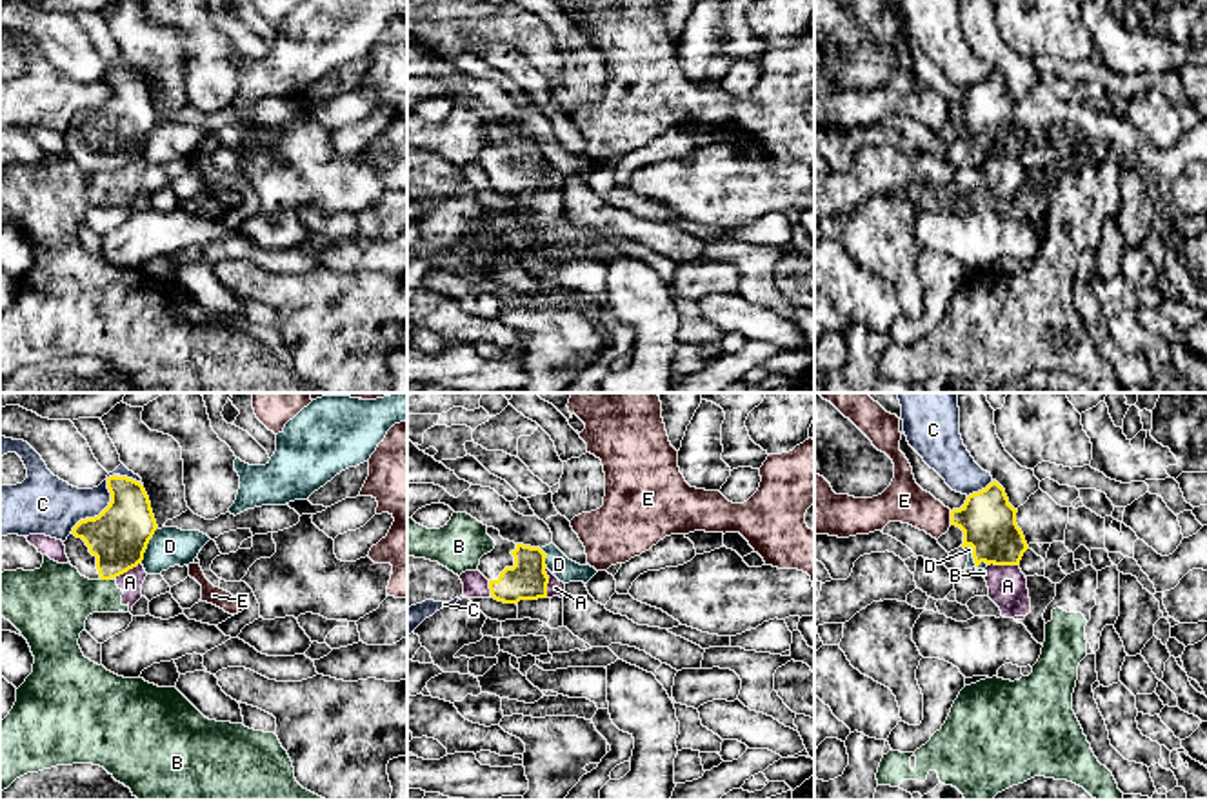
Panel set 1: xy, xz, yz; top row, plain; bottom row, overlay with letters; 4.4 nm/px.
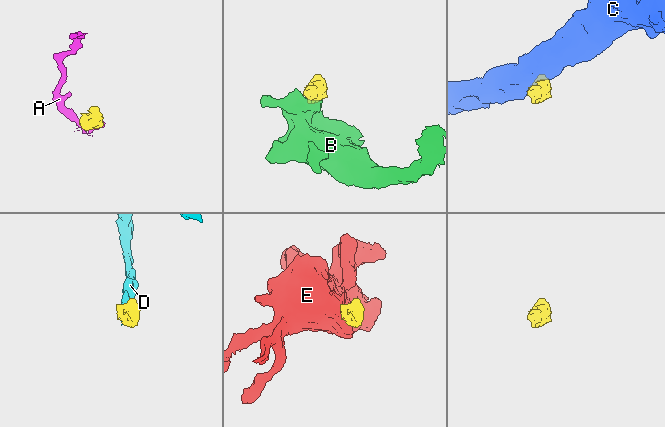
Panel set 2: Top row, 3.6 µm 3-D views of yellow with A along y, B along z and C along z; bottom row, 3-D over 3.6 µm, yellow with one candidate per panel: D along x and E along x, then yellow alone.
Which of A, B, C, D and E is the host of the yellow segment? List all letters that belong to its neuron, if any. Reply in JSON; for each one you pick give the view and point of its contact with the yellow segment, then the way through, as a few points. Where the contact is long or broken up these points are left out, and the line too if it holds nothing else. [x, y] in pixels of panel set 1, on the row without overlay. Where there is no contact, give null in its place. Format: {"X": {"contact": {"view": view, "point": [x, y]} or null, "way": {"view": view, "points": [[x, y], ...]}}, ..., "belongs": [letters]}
{"belongs": []}

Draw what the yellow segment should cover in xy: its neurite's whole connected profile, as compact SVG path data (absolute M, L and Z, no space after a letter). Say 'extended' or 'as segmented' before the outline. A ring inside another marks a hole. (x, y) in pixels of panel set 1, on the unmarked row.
extended | M113 67L107 71L107 82L109 98L98 109L80 113L64 135L71 158L89 173L111 173L142 156L147 136L158 122L142 75Z

